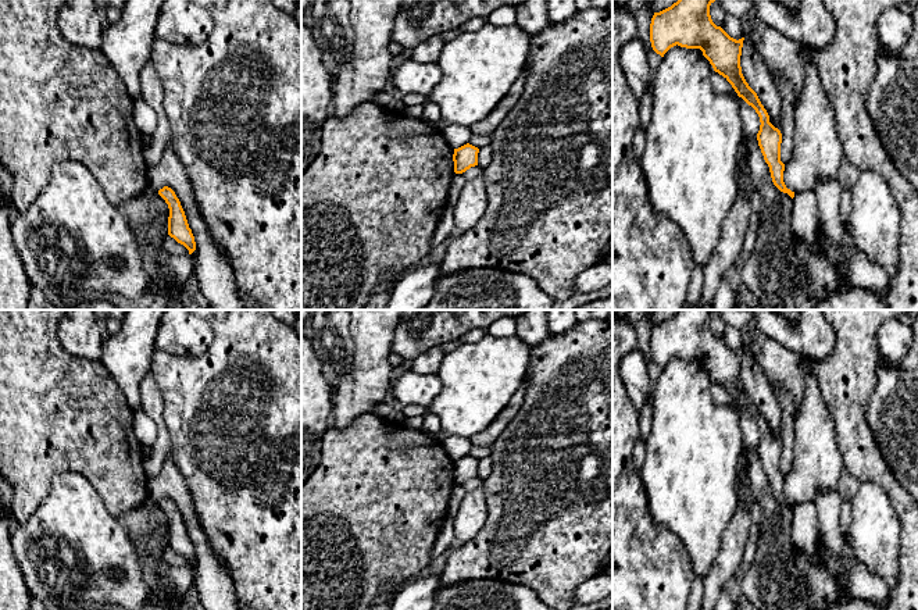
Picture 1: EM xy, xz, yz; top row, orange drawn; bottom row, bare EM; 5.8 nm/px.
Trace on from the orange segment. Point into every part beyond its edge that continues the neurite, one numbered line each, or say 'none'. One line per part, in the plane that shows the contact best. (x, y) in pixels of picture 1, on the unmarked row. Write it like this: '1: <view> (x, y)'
none

